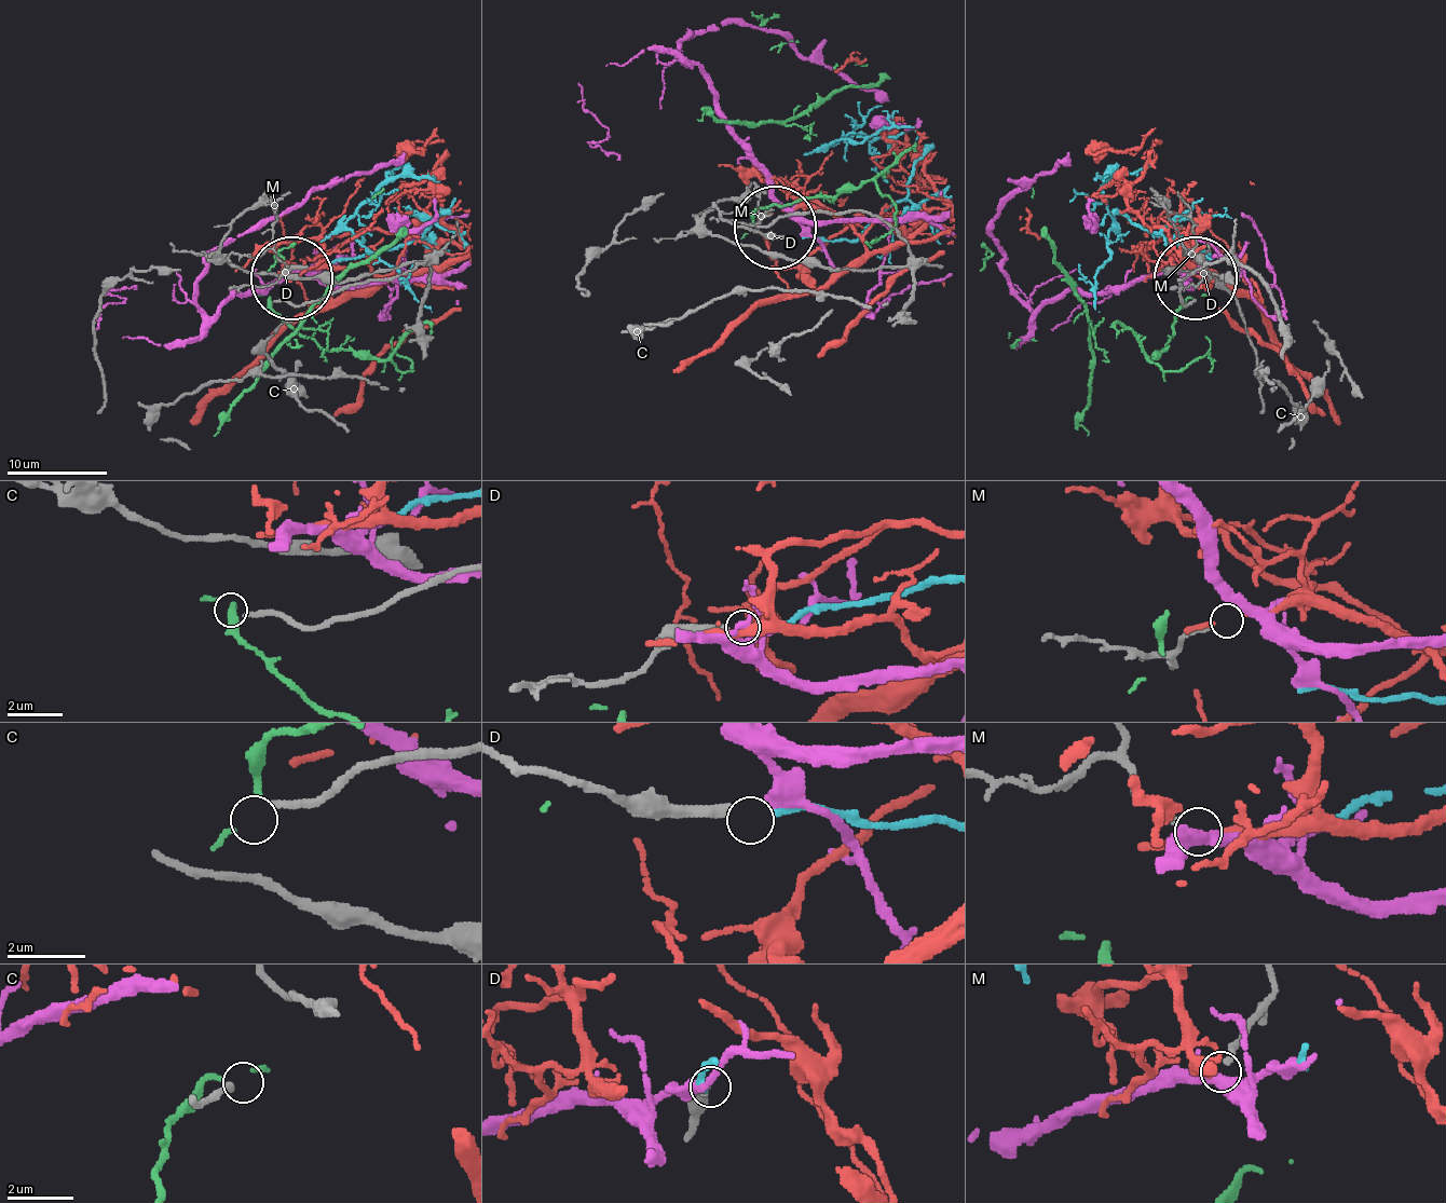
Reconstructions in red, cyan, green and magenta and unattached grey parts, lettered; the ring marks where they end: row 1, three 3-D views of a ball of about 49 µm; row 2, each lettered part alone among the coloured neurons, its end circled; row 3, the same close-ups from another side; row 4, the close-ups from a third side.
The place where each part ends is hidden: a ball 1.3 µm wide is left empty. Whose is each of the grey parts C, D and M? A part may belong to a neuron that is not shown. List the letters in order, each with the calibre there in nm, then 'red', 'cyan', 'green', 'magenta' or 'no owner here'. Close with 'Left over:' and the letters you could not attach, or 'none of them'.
C: 200 nm | no owner here
D: 300 nm | cyan
M: 170 nm | magenta
Left over: C

